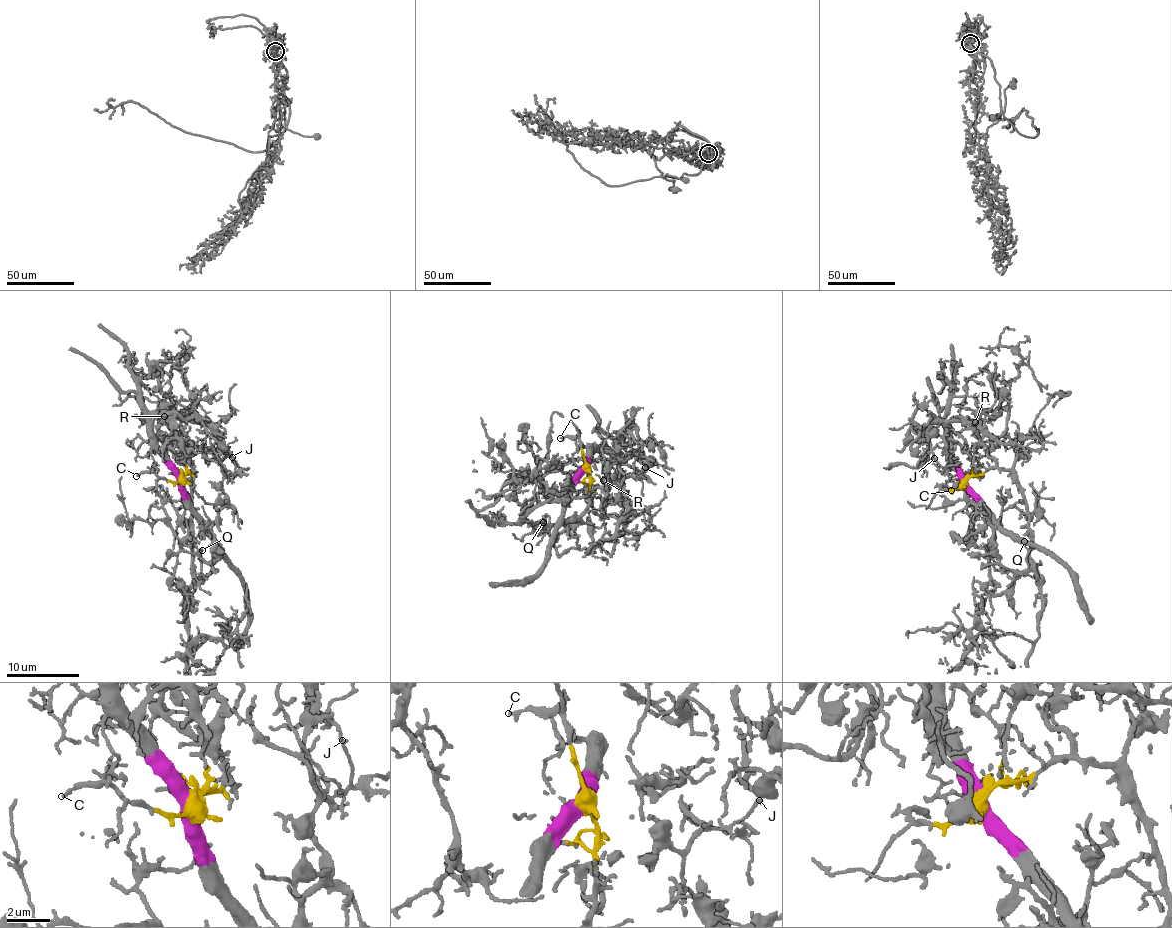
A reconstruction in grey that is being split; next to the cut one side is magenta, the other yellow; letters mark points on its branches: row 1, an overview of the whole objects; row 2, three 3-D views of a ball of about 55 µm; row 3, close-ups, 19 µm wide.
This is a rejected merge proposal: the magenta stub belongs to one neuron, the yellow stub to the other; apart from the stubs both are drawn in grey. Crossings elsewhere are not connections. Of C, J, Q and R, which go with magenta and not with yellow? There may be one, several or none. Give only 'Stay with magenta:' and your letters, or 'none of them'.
Stay with magenta: J, R

